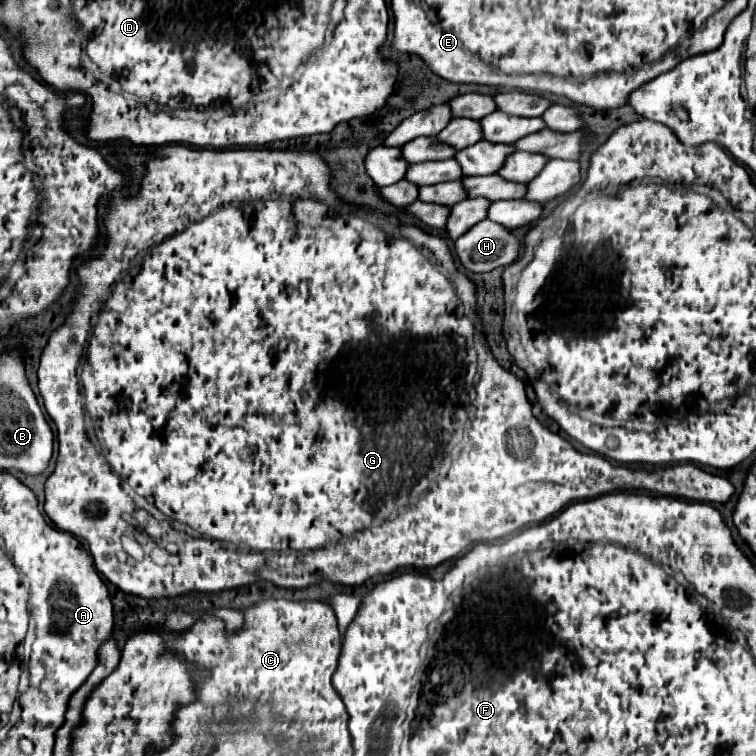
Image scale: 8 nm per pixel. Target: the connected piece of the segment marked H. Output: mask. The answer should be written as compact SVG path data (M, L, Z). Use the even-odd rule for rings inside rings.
M487 220L477 222L455 240L455 254L469 272L489 272L497 266L507 266L517 258L517 252L517 238L503 226Z

